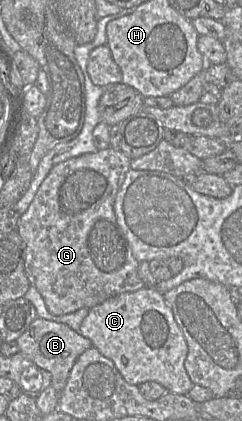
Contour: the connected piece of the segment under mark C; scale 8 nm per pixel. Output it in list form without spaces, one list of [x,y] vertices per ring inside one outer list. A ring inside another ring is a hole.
[[[156,288],[122,293],[90,308],[79,333],[110,359],[131,385],[154,381],[178,395],[188,395],[194,386],[184,366],[188,353],[186,339],[172,309]]]

